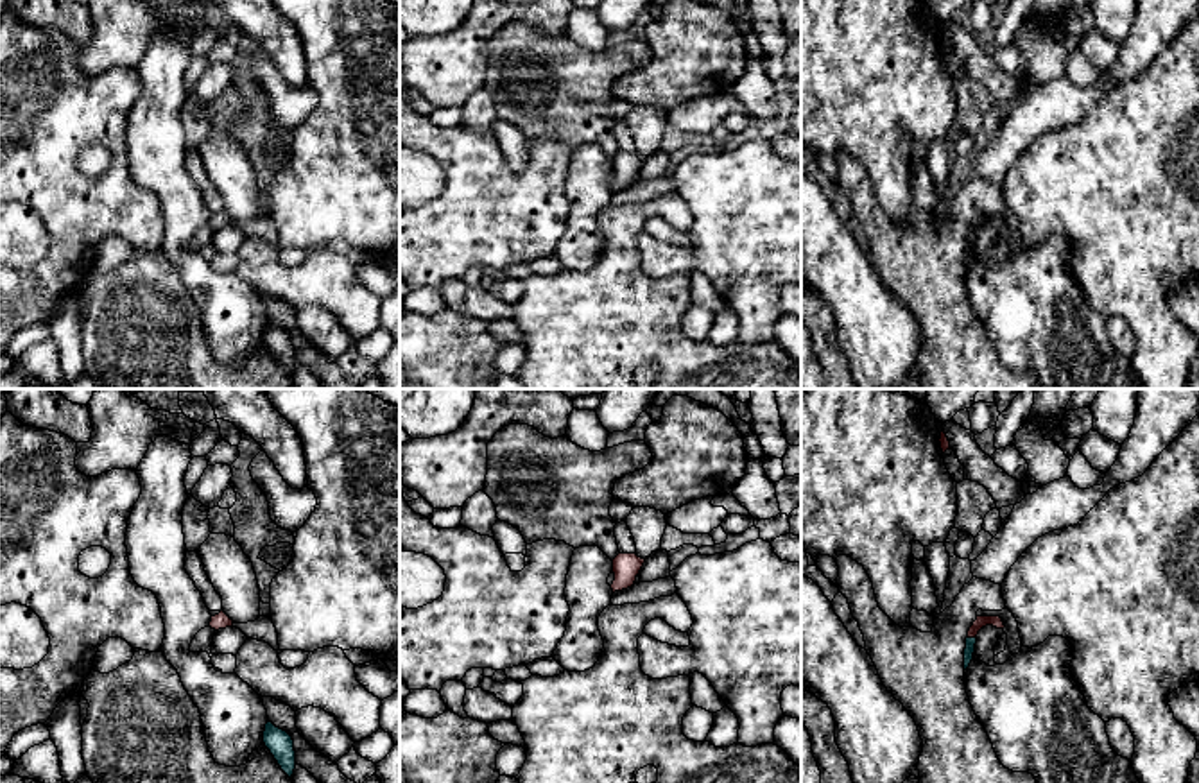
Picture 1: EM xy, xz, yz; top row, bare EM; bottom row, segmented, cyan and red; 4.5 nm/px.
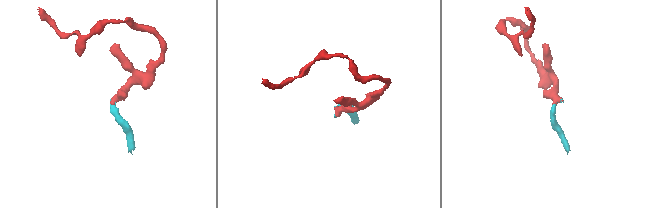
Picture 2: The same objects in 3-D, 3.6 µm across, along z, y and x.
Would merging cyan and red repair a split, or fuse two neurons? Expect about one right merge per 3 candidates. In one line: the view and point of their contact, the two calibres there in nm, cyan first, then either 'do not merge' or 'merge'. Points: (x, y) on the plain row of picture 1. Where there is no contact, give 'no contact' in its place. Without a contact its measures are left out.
contact yz (972, 237); calibres 50 and 50 nm; merge

